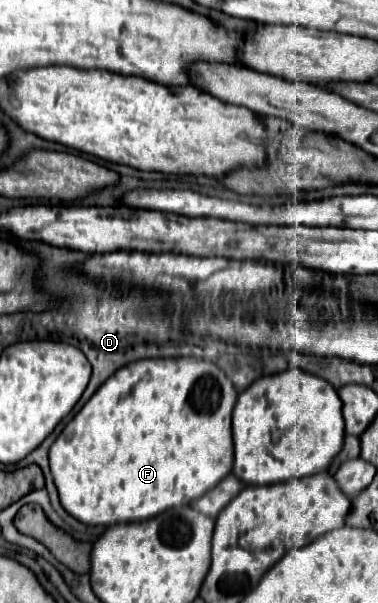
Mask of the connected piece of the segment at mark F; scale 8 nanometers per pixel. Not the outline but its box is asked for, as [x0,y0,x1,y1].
[50,357,236,525]

